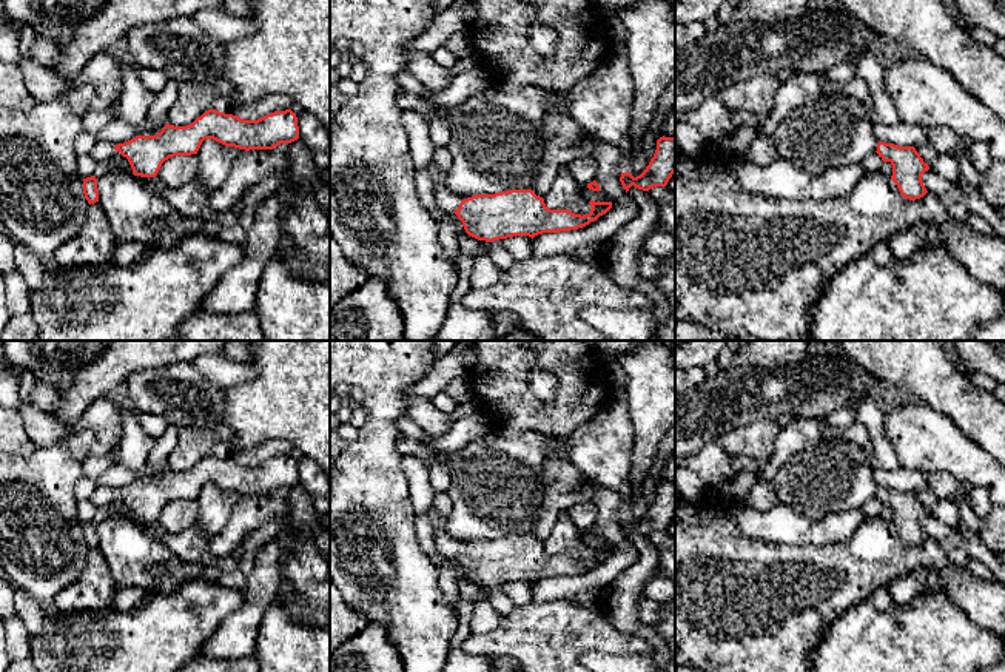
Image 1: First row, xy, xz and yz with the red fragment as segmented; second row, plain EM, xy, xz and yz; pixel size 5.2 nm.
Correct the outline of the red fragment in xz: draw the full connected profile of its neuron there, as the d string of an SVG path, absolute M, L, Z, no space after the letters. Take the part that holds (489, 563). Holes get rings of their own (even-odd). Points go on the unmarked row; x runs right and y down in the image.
M445 535L438 538L438 550L453 556L469 581L486 587L578 575L612 553L612 547L589 549L590 558L581 561L569 555L549 555L532 535L476 539L461 547Z

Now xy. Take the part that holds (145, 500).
M208 455L187 472L166 469L156 481L136 481L114 495L128 504L134 521L156 522L165 506L197 499L205 484L245 496L273 495L299 484L297 462L291 455L285 455L257 465L244 465Z

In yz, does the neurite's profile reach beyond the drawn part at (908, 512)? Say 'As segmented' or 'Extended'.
As segmented

